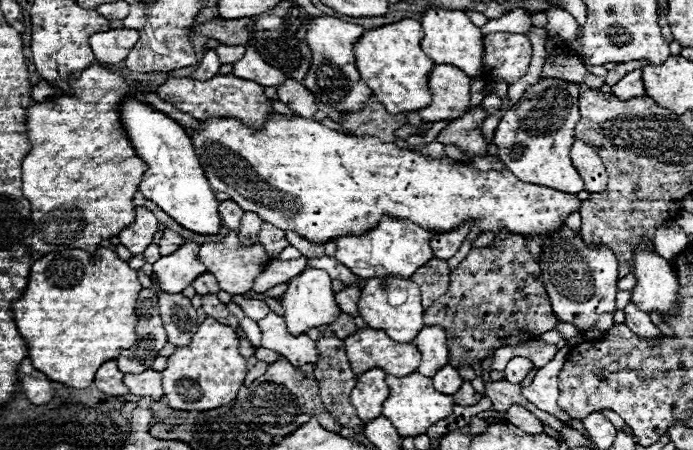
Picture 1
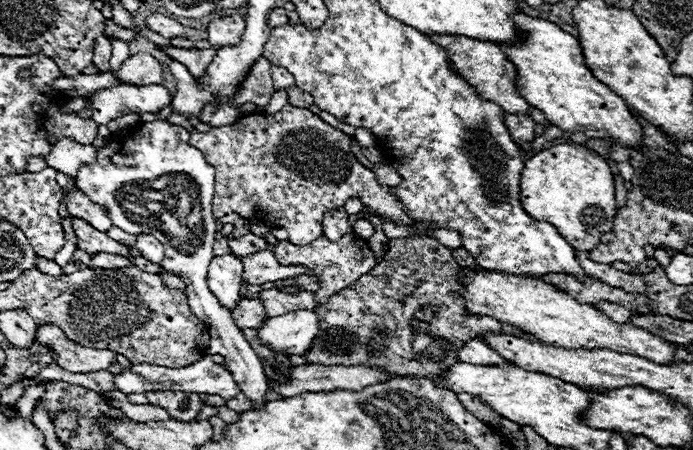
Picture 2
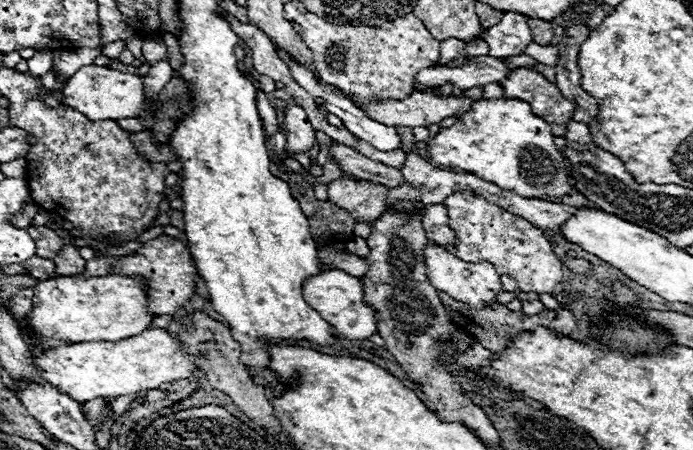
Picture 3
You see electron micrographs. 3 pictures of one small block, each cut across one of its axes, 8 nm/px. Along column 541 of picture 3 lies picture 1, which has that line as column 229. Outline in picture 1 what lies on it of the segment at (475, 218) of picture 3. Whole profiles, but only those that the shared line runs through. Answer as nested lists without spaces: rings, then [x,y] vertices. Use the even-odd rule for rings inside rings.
[[[228,232],[220,242],[208,242],[200,246],[200,254],[198,254],[200,262],[208,268],[208,272],[212,272],[220,284],[220,290],[228,292],[228,294],[244,294],[248,290],[252,290],[254,280],[264,272],[266,264],[268,264],[268,256],[262,244],[252,244],[252,246],[244,246],[238,240],[236,232]]]

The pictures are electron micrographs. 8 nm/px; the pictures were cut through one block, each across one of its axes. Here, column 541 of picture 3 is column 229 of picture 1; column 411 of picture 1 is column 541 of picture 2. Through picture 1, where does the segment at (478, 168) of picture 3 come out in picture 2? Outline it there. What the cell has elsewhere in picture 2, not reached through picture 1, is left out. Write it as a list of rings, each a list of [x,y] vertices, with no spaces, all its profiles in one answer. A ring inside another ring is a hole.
[[[556,144],[536,152],[524,162],[520,174],[520,202],[532,218],[556,226],[572,248],[590,252],[600,236],[612,230],[616,216],[614,174],[608,164],[586,146]]]

